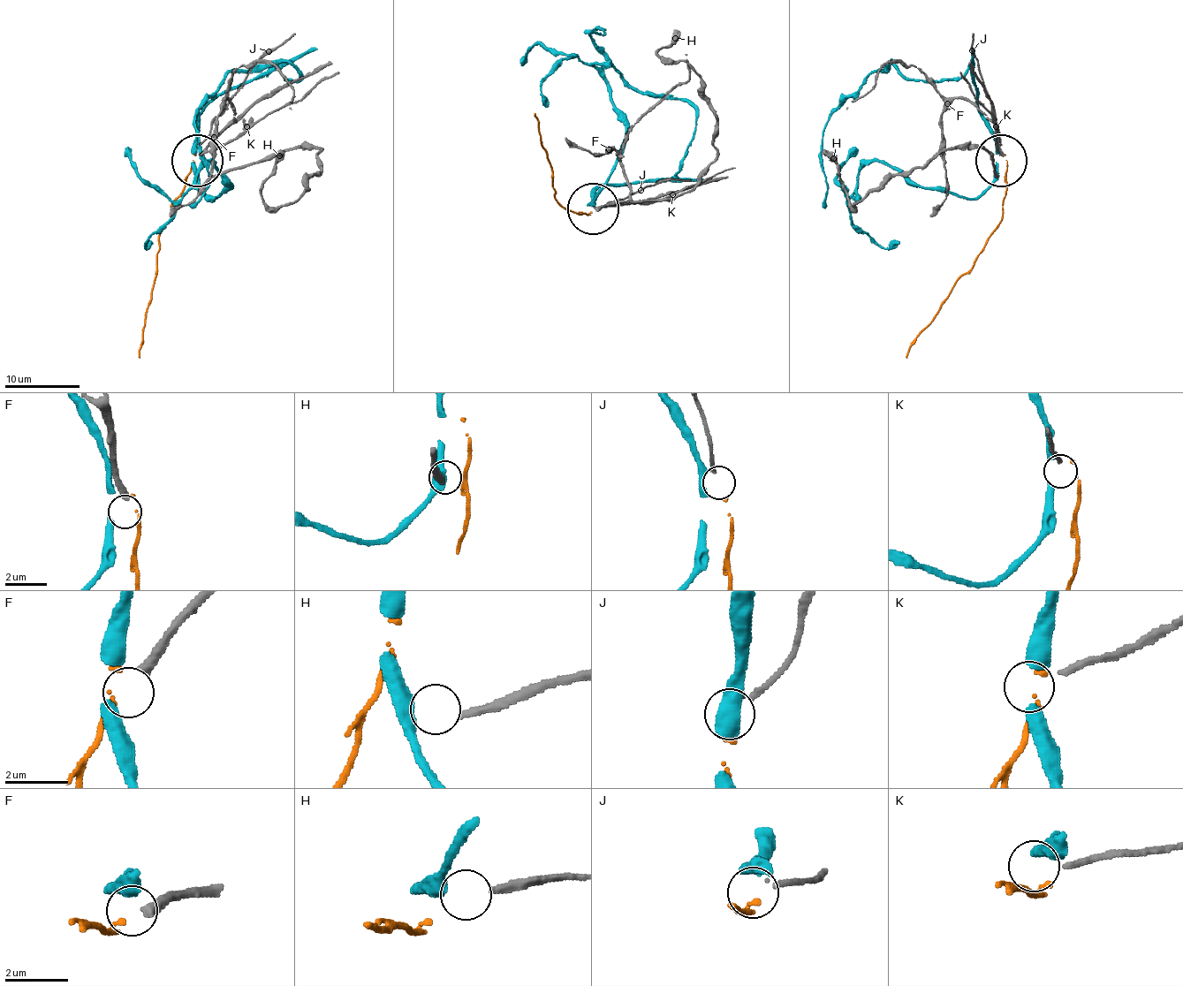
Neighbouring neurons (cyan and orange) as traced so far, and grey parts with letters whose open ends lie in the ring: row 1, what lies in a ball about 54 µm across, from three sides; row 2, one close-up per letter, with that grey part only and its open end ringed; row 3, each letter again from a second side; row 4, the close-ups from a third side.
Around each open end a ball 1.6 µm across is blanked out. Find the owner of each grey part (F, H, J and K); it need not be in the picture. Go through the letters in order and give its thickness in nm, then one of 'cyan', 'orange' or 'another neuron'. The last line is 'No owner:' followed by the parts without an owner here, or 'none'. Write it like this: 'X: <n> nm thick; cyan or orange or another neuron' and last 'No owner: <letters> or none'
F: 320 nm thick; another neuron
H: 240 nm thick; cyan
J: 150 nm thick; orange
K: 190 nm thick; another neuron
No owner: F, K

